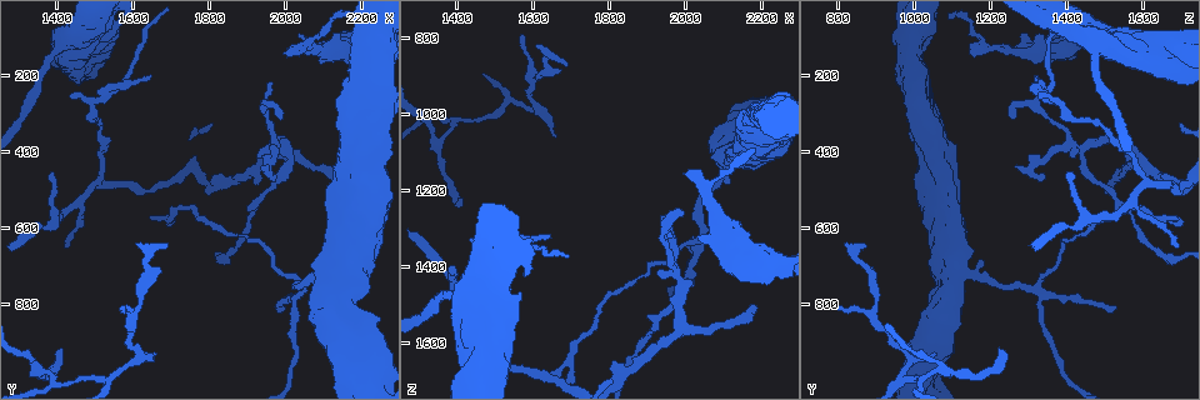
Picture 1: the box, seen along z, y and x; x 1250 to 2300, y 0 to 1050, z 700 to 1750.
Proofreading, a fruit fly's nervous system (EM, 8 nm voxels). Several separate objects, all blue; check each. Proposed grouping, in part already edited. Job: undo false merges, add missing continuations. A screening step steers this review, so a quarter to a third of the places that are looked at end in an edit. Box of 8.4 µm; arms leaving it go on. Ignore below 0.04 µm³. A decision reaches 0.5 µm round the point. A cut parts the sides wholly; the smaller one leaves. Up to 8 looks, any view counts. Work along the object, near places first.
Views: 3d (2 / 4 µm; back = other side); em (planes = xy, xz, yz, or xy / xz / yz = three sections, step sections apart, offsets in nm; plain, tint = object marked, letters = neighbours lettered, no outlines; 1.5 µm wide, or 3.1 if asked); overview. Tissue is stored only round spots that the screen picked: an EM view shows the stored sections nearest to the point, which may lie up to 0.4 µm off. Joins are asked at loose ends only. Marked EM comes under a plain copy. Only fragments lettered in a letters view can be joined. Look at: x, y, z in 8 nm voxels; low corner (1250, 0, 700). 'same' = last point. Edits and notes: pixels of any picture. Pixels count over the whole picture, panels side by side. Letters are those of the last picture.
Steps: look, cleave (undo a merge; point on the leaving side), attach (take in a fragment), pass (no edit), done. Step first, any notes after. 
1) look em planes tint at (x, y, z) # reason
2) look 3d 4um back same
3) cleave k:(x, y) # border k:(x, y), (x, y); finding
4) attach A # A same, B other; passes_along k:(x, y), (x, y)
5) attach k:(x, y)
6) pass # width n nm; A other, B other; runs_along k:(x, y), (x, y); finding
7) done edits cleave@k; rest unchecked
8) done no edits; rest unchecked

look 3d 4um at (2000, 150, 1155) # tapers out

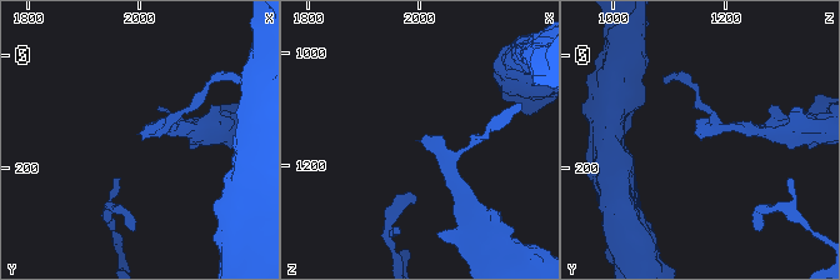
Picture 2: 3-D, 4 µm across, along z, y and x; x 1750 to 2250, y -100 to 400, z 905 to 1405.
look em planes letters at (2005, 150, 1160)

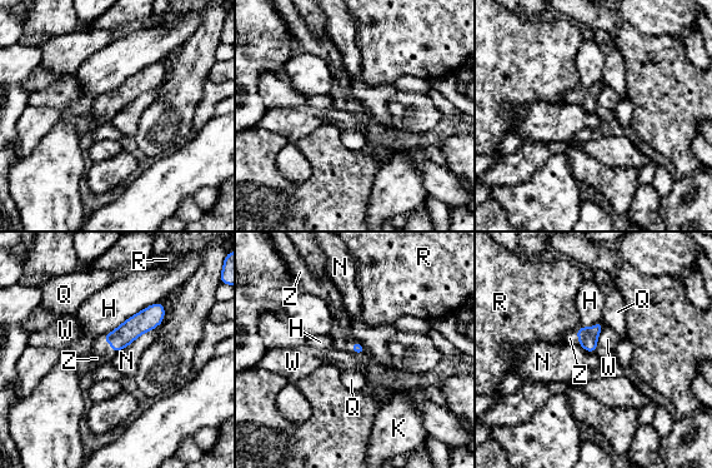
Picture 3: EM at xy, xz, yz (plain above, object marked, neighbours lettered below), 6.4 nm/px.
attach Z # H other, K other, N other, Q other, R other, W other, Z same; it goes on there

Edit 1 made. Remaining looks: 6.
look 3d 4um at (1410, 115, 1490) # four arms meet

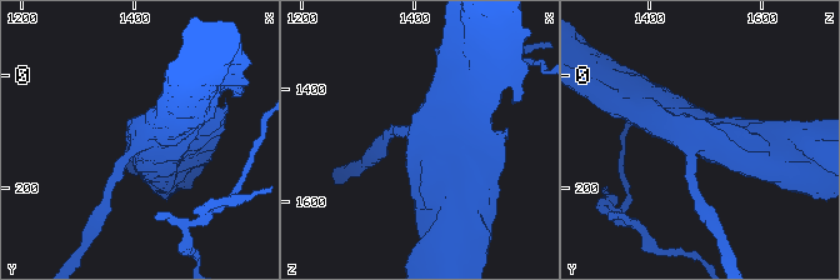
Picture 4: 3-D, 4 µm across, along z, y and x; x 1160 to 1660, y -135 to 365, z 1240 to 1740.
look em xz step 4 letters at (1405, 115, 1480)

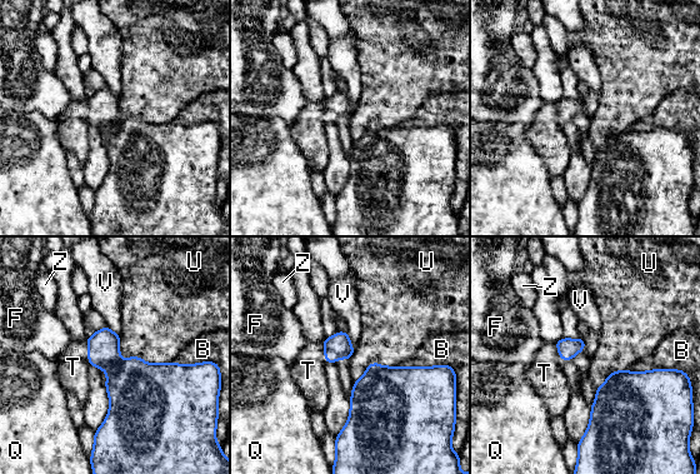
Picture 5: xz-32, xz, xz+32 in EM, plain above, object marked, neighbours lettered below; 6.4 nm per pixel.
pass # B other, F other, Q other, T other, U other, V other, Z other; border 5:(85, 338), (89, 364); all the same cell

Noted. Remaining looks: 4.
look 3d 2um at (1570, 810, 790)

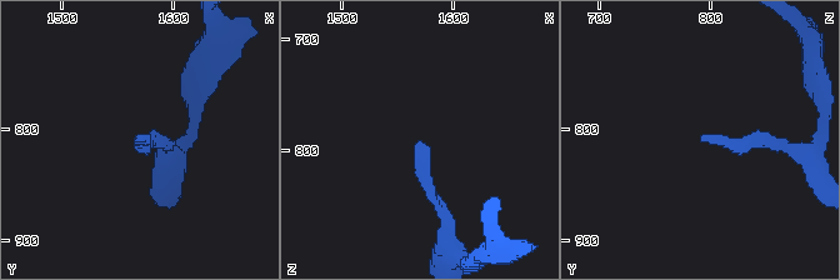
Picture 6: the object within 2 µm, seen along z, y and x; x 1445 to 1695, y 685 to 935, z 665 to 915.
look em planes letters at (1570, 808, 794) # shape alone is not enough

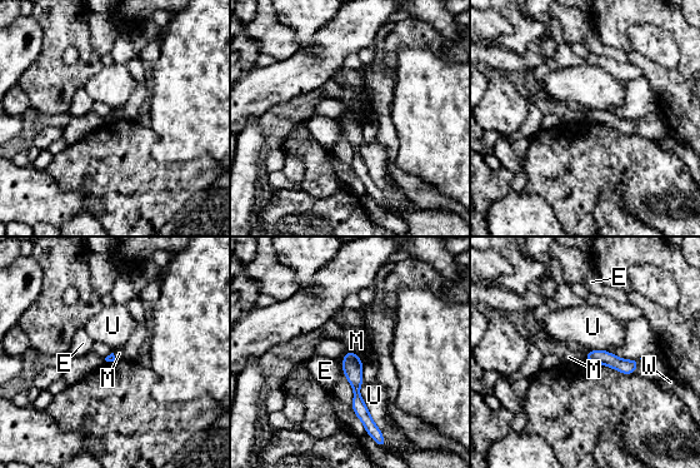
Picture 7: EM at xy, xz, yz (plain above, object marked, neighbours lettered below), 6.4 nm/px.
pass # E other, M other, U other, W other; border 7:(349, 349), (359, 357); none of them fits

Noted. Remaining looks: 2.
done edits attach@3; rest unchecked

